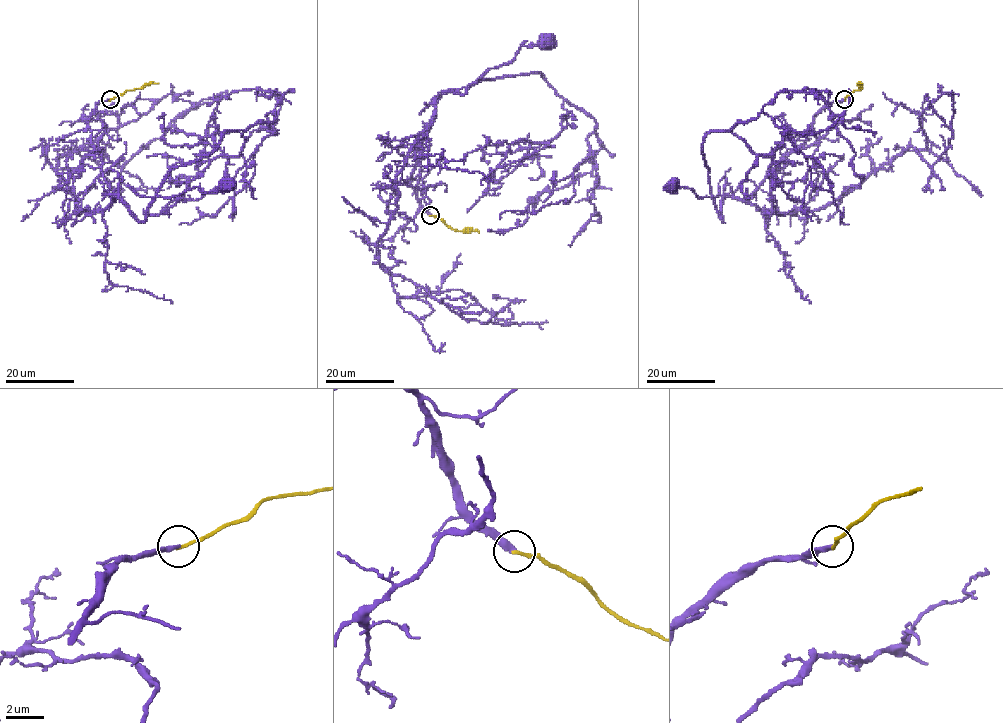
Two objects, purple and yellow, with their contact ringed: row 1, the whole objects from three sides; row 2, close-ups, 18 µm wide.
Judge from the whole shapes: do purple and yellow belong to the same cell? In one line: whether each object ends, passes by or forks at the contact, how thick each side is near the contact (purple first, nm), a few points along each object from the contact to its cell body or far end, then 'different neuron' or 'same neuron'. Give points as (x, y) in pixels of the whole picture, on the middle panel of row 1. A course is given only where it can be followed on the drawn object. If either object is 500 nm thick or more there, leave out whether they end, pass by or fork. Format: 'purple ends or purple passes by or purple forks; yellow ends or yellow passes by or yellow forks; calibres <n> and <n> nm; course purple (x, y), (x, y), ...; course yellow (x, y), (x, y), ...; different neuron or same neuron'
purple ends; yellow ends; calibres 300 and 160 nm; course purple (430, 215), (408, 182), (436, 97), (465, 92), (490, 68), (512, 60), (521, 45), (546, 46); course yellow (430, 215), (459, 231), (478, 232); different neuron

